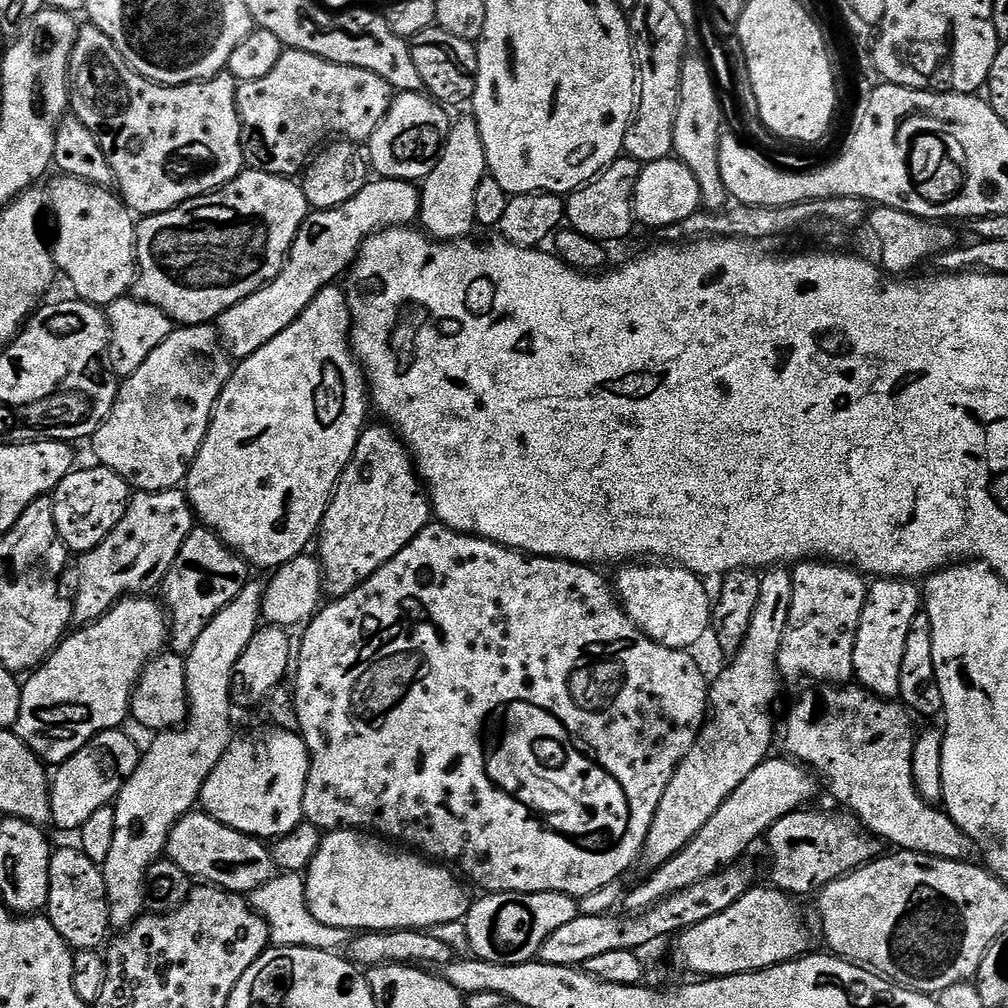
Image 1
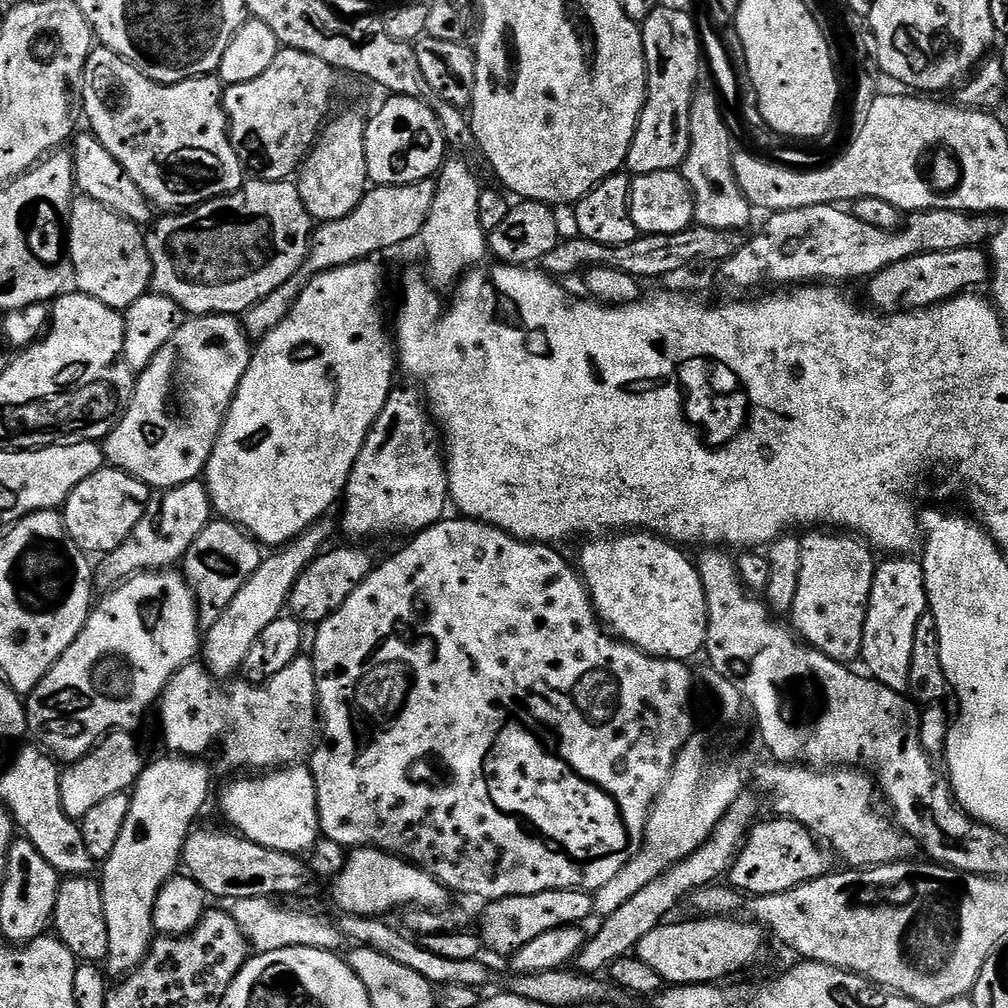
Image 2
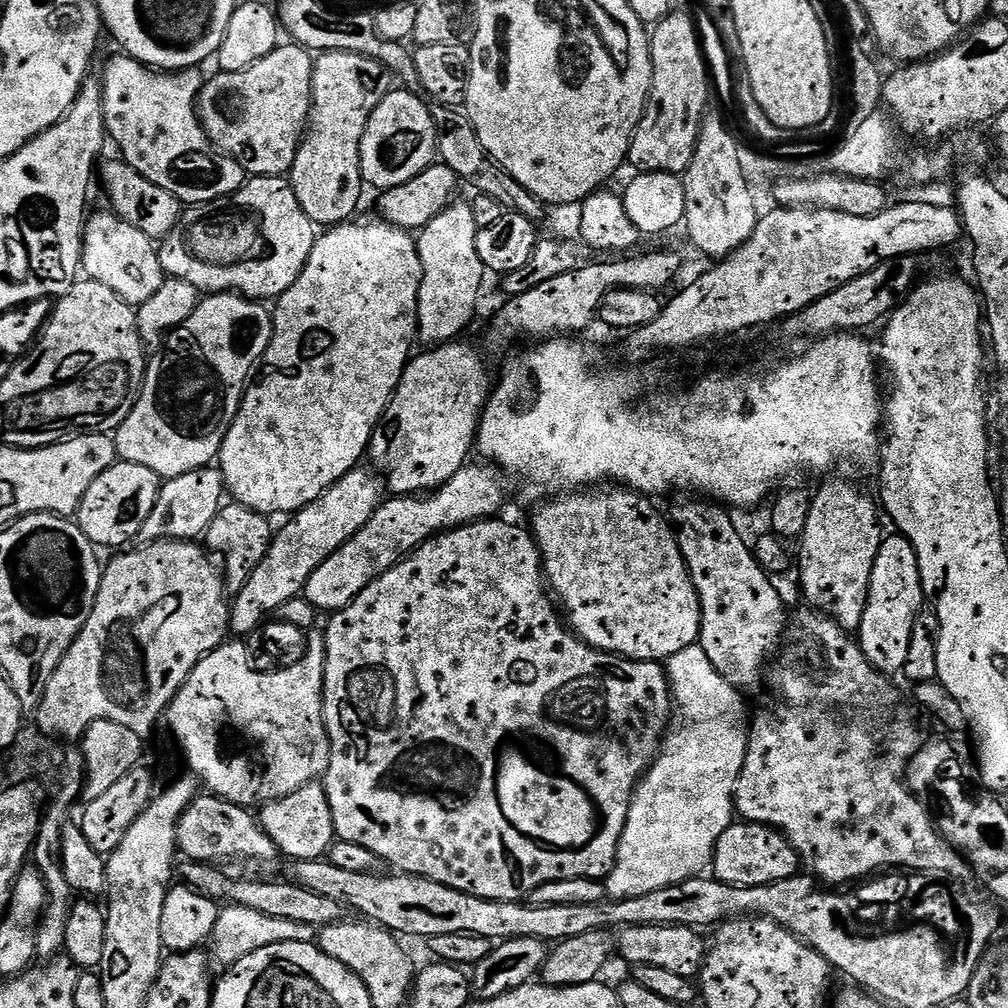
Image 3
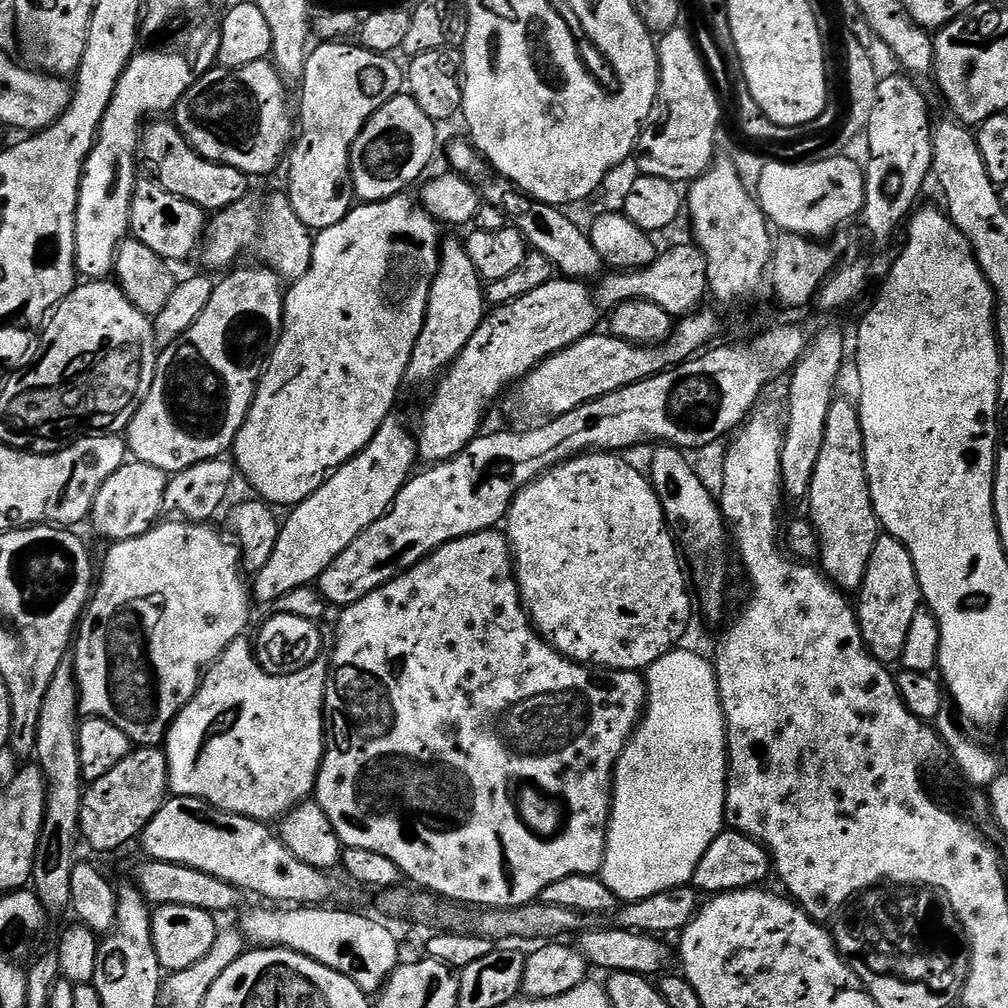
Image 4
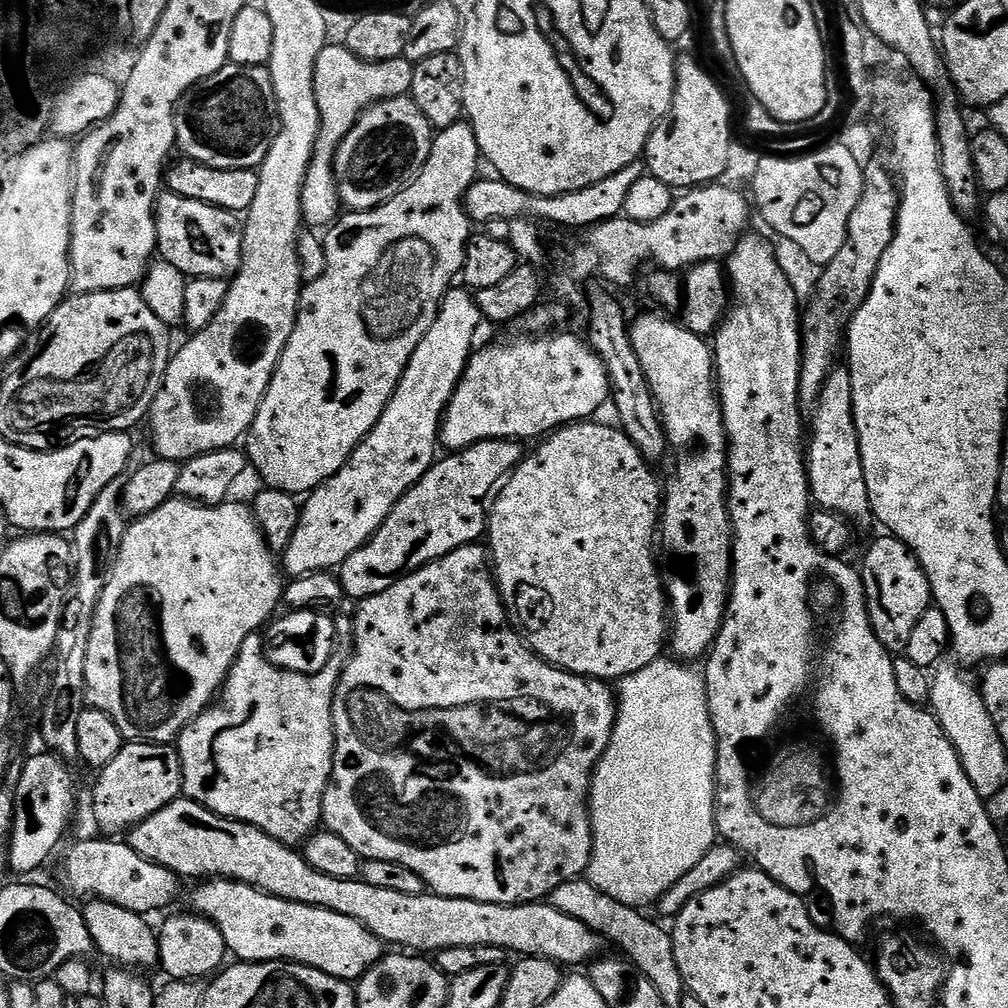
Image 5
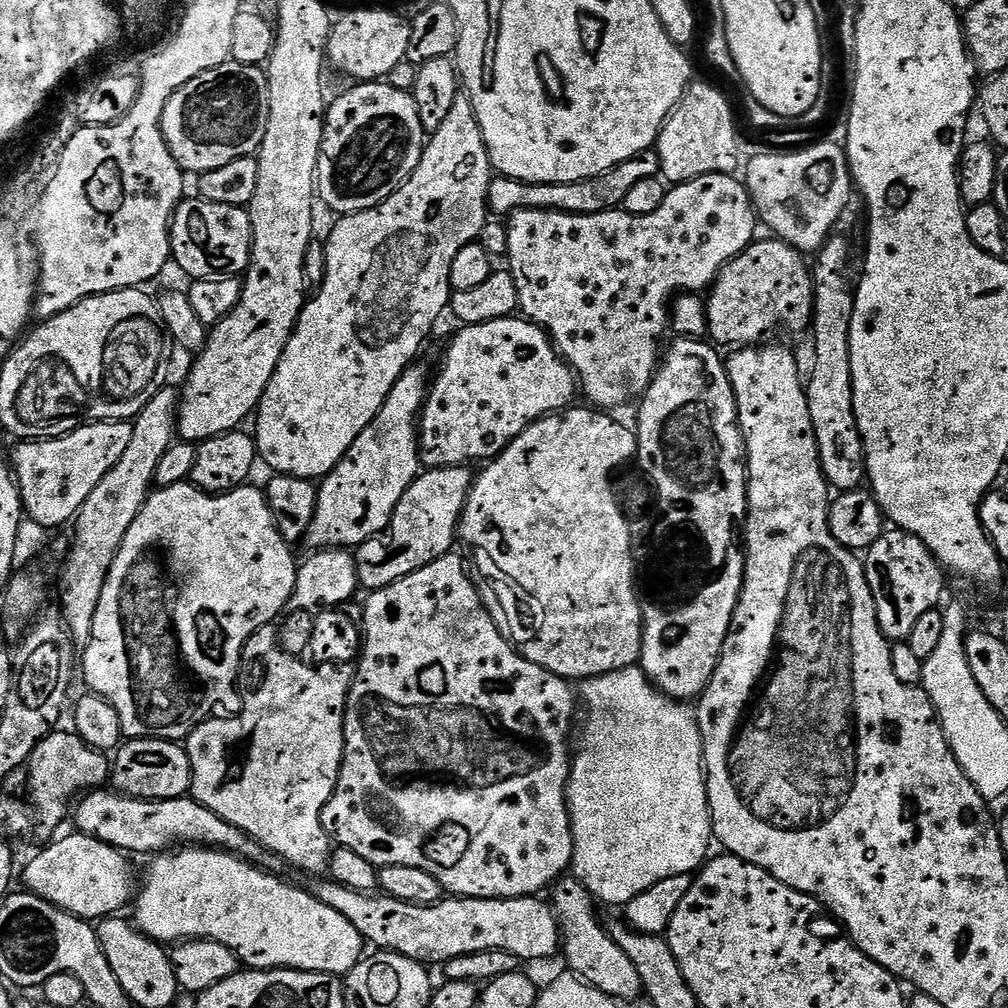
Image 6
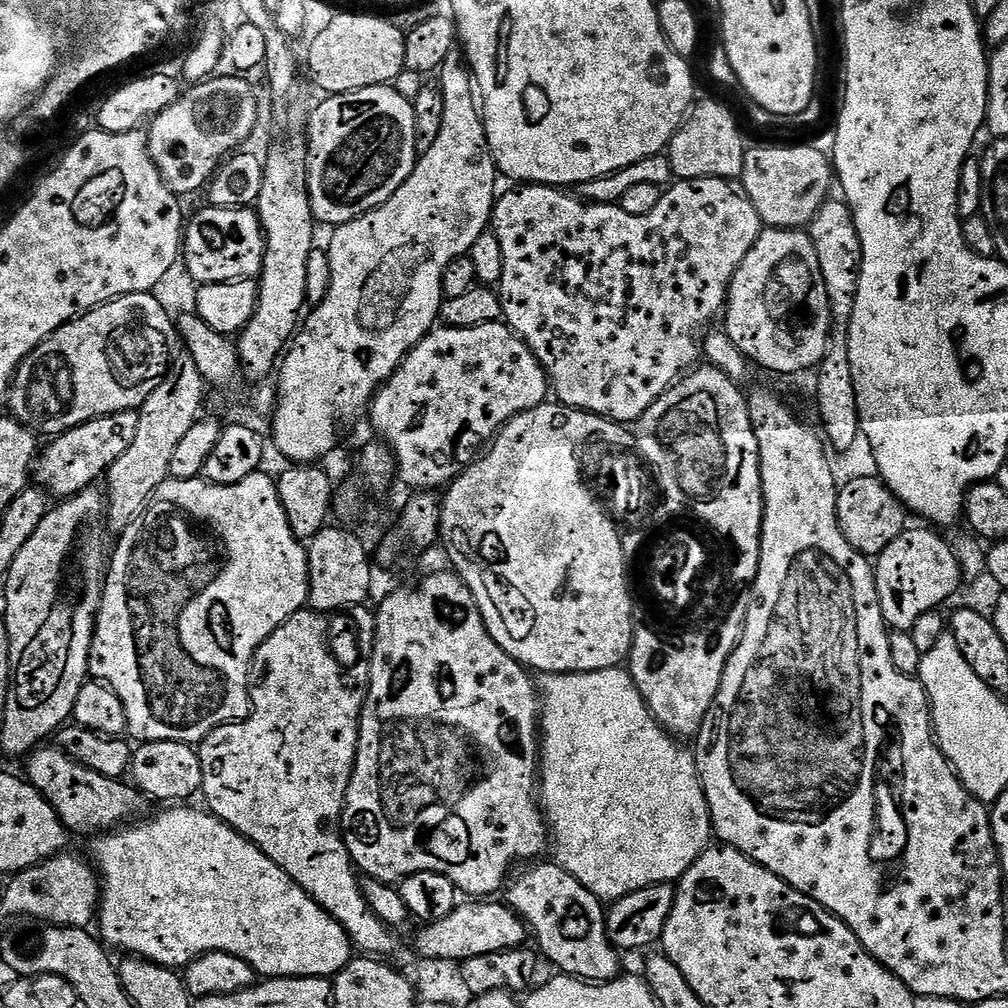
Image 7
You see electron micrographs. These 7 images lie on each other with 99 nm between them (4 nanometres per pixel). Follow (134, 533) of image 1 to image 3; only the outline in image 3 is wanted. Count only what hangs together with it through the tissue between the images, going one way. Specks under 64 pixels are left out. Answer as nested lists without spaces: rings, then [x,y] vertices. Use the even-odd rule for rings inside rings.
[[[219,467],[199,468],[190,474],[182,474],[173,480],[165,479],[161,483],[160,493],[154,502],[154,510],[150,510],[150,518],[146,518],[146,522],[142,526],[138,537],[139,543],[141,545],[156,544],[160,540],[195,541],[197,538],[203,537],[204,533],[207,532],[210,522],[214,522],[214,518],[225,503],[225,500],[224,475],[220,472]]]

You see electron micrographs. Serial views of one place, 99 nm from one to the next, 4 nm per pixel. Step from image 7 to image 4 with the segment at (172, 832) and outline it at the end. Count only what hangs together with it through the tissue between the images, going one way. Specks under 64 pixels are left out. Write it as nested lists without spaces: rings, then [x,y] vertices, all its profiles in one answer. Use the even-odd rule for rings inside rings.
[[[280,906],[270,908],[256,908],[244,916],[243,929],[251,939],[256,938],[257,945],[288,948],[292,952],[300,952],[303,956],[314,958],[322,962],[322,966],[330,966],[330,970],[346,974],[346,978],[353,980],[363,992],[379,993],[384,983],[402,963],[400,944],[396,941],[395,934],[386,925],[379,924],[368,916],[359,916],[356,912],[327,912],[329,909],[324,906],[292,906],[287,910]]]

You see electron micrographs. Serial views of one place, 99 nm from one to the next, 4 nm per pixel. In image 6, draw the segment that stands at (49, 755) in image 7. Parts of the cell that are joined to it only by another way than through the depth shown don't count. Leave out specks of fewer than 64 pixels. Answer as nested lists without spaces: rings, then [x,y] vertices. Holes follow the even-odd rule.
[[[92,790],[75,805],[74,820],[75,816],[75,827],[84,835],[98,838],[110,846],[119,848],[125,854],[164,854],[177,846],[203,846],[243,856],[245,860],[273,874],[279,873],[279,868],[282,868],[279,856],[257,844],[251,836],[238,830],[238,826],[226,822],[194,798],[153,802],[135,800],[133,796],[122,796],[115,790]]]

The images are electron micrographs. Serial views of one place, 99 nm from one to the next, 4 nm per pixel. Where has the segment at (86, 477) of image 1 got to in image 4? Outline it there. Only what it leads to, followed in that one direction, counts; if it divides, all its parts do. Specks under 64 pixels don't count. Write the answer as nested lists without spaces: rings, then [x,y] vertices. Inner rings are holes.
[[[125,462],[118,471],[110,474],[110,478],[106,478],[106,482],[102,482],[102,490],[98,490],[92,503],[90,524],[108,542],[129,540],[146,534],[161,519],[160,512],[165,511],[164,495],[169,479],[169,473],[158,470],[158,466]]]

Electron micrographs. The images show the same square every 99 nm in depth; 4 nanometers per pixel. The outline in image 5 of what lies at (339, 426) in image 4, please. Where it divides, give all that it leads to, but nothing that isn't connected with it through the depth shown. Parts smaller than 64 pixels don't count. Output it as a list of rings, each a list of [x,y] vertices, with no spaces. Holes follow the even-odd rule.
[[[461,122],[449,128],[441,128],[435,133],[432,149],[426,162],[411,181],[404,185],[404,189],[398,195],[368,212],[349,211],[341,215],[327,229],[328,237],[325,235],[322,240],[326,254],[324,272],[317,280],[303,285],[300,293],[300,307],[296,310],[296,325],[286,342],[284,353],[280,355],[276,373],[272,375],[270,386],[262,398],[260,409],[257,410],[246,437],[246,445],[248,444],[246,455],[249,465],[253,469],[256,467],[257,474],[265,480],[263,483],[267,487],[293,494],[301,494],[300,492],[310,494],[318,485],[325,484],[351,458],[352,451],[367,438],[370,430],[378,422],[378,418],[382,418],[382,410],[386,410],[386,402],[390,402],[418,342],[422,340],[426,330],[430,330],[430,326],[436,320],[440,303],[444,301],[448,289],[453,287],[452,276],[459,277],[463,273],[464,249],[474,232],[474,225],[468,219],[468,212],[464,208],[464,193],[468,192],[470,186],[481,175],[480,164],[482,165],[480,147],[471,124]]]

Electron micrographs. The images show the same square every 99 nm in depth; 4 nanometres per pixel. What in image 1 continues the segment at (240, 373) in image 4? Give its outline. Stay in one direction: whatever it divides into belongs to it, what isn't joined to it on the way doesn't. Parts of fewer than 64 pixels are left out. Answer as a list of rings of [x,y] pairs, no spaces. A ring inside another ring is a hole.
[[[208,324],[180,326],[165,338],[138,370],[119,385],[116,401],[102,426],[91,437],[90,445],[103,467],[118,474],[133,489],[141,492],[164,492],[185,483],[192,459],[208,433],[208,423],[216,400],[224,389],[226,368],[220,365],[221,349],[217,344],[218,333]]]

